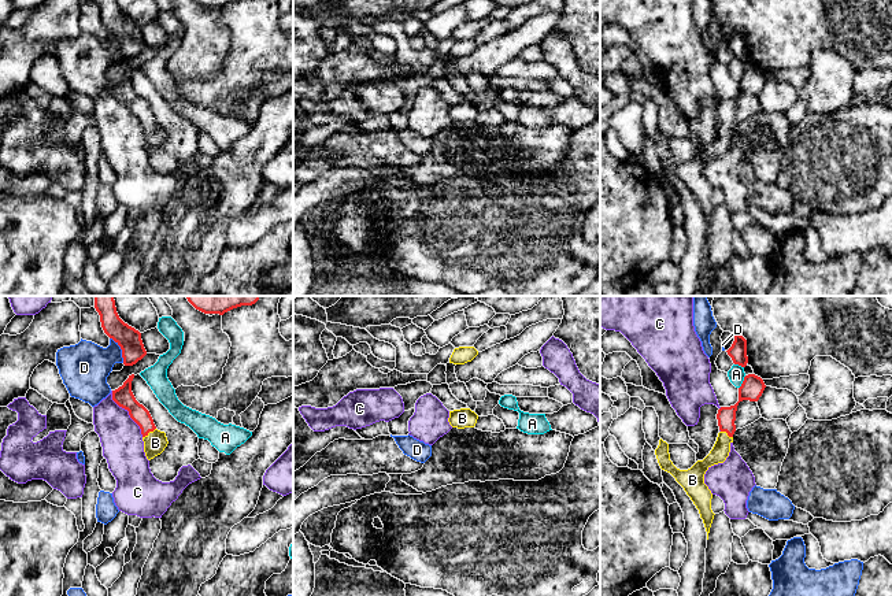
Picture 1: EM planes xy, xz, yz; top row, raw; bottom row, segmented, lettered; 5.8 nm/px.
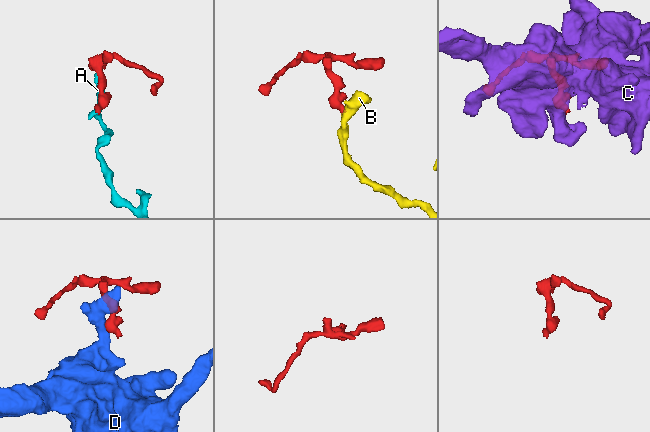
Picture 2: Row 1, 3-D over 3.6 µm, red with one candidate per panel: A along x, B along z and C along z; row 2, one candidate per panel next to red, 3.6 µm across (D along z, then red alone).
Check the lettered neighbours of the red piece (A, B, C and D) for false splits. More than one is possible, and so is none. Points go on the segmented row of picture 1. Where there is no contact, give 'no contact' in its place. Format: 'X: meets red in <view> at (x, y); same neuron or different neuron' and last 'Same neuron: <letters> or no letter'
A: meets red in yz at (743, 382); different neuron
B: meets red in xy at (148, 432); same neuron
C: meets red in xy at (129, 413); different neuron
D: meets red in xy at (121, 348); different neuron
Same neuron: B

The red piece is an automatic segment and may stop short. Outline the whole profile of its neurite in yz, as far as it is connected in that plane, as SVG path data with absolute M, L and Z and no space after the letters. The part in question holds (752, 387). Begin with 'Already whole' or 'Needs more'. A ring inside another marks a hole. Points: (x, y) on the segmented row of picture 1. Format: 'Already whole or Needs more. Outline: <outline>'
Needs more. Outline: M755 374L744 377L739 388L739 401L734 406L721 407L718 410L717 419L721 432L718 433L713 449L703 460L697 460L691 469L680 470L673 464L670 460L669 444L662 438L655 449L660 469L676 478L699 510L707 532L707 540L715 514L711 510L713 493L704 484L704 474L711 466L723 463L729 456L730 444L733 443L733 434L736 432L734 421L739 403L743 400L758 401L765 388L766 385L760 377Z

